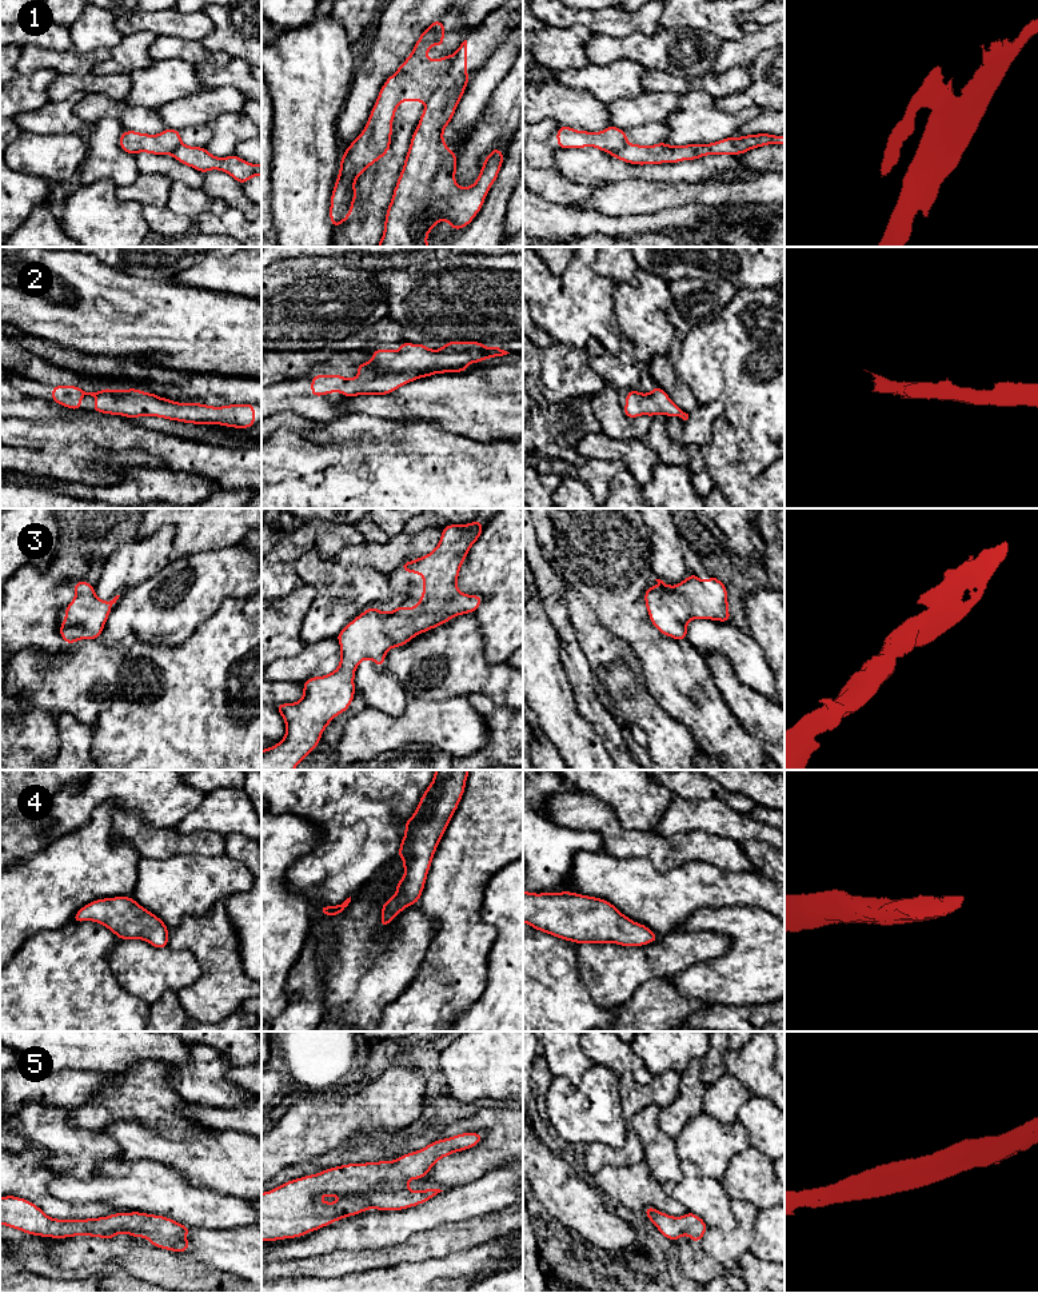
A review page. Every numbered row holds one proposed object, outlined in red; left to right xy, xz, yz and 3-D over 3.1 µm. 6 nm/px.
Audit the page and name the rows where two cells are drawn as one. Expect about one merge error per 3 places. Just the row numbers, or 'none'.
1

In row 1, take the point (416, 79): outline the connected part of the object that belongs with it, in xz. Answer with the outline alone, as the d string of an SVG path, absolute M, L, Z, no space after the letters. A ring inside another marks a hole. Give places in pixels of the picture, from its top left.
M439 19L423 31L411 55L383 84L364 129L344 151L331 193L330 220L334 228L352 213L358 197L356 179L390 151L398 105L402 101L426 103L446 81L454 55L431 60L426 57L434 44L444 47L444 33L444 24Z

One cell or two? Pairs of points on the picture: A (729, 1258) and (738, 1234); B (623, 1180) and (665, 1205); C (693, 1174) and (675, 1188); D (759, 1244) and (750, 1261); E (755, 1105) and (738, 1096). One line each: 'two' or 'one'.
A: one
B: one
C: one
D: two
E: two

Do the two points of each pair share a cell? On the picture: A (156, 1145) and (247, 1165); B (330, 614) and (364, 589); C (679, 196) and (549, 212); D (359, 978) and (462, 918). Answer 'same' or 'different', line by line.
A: same
B: same
C: different
D: different

